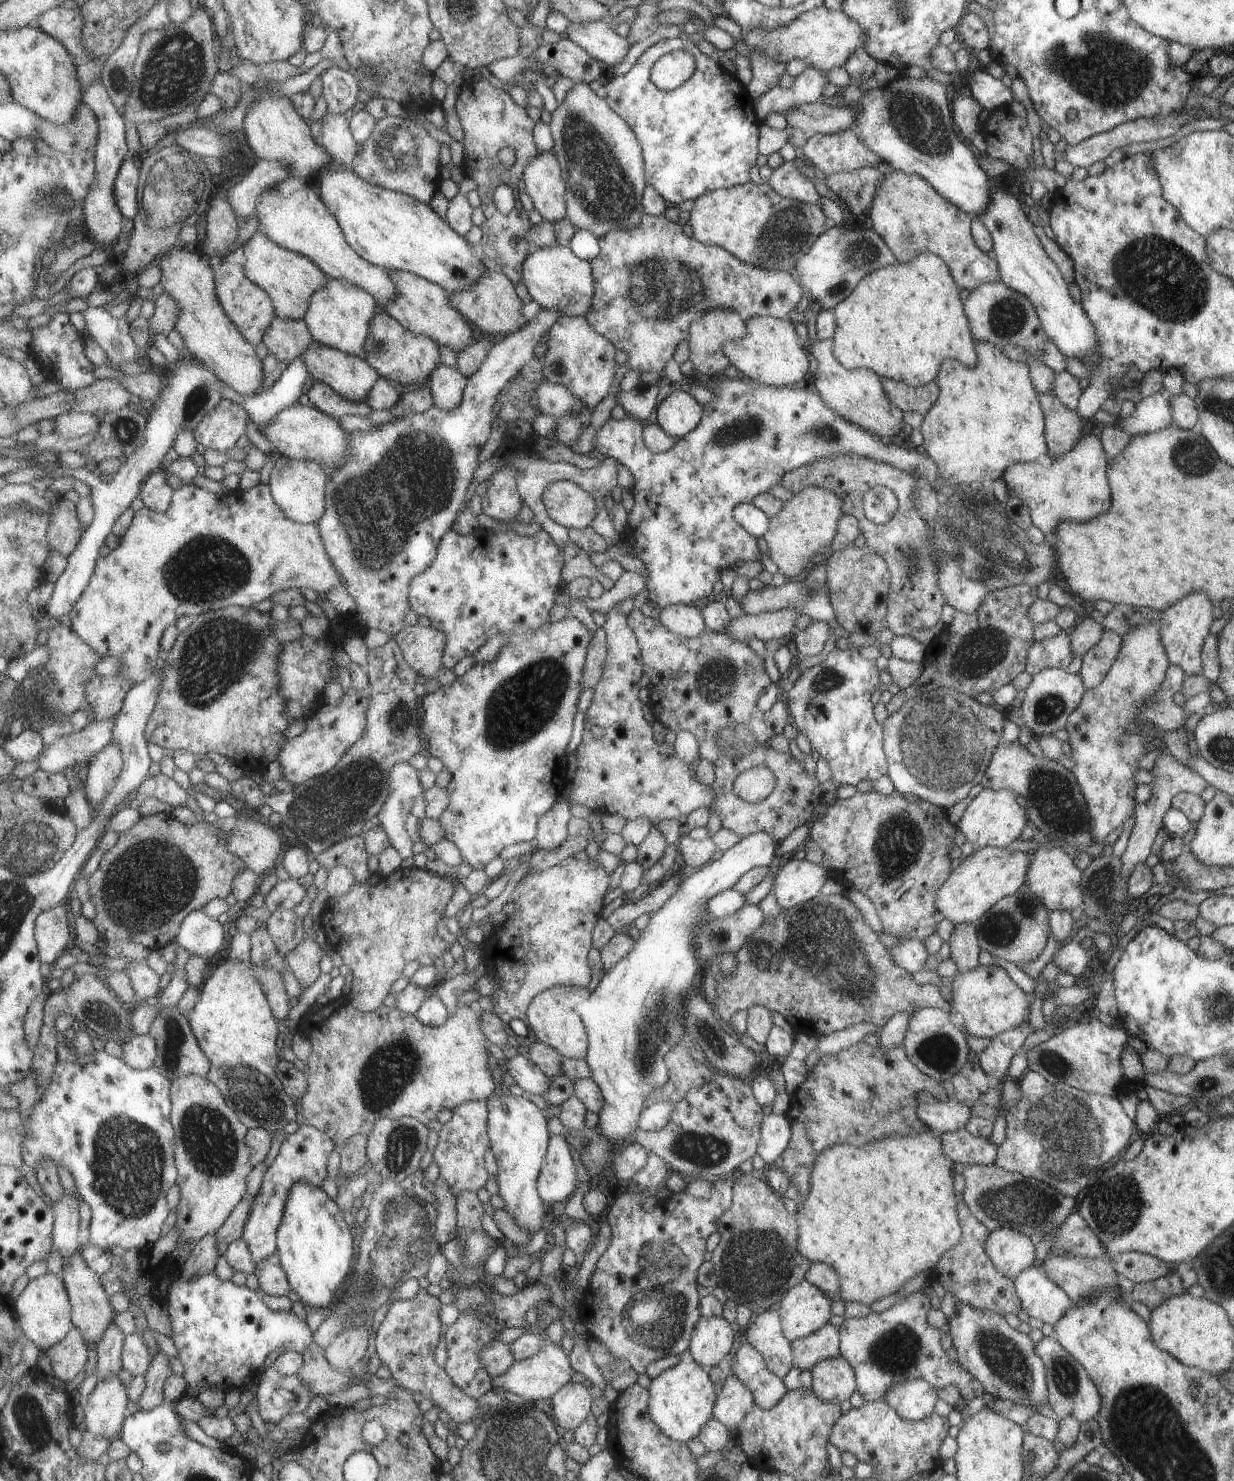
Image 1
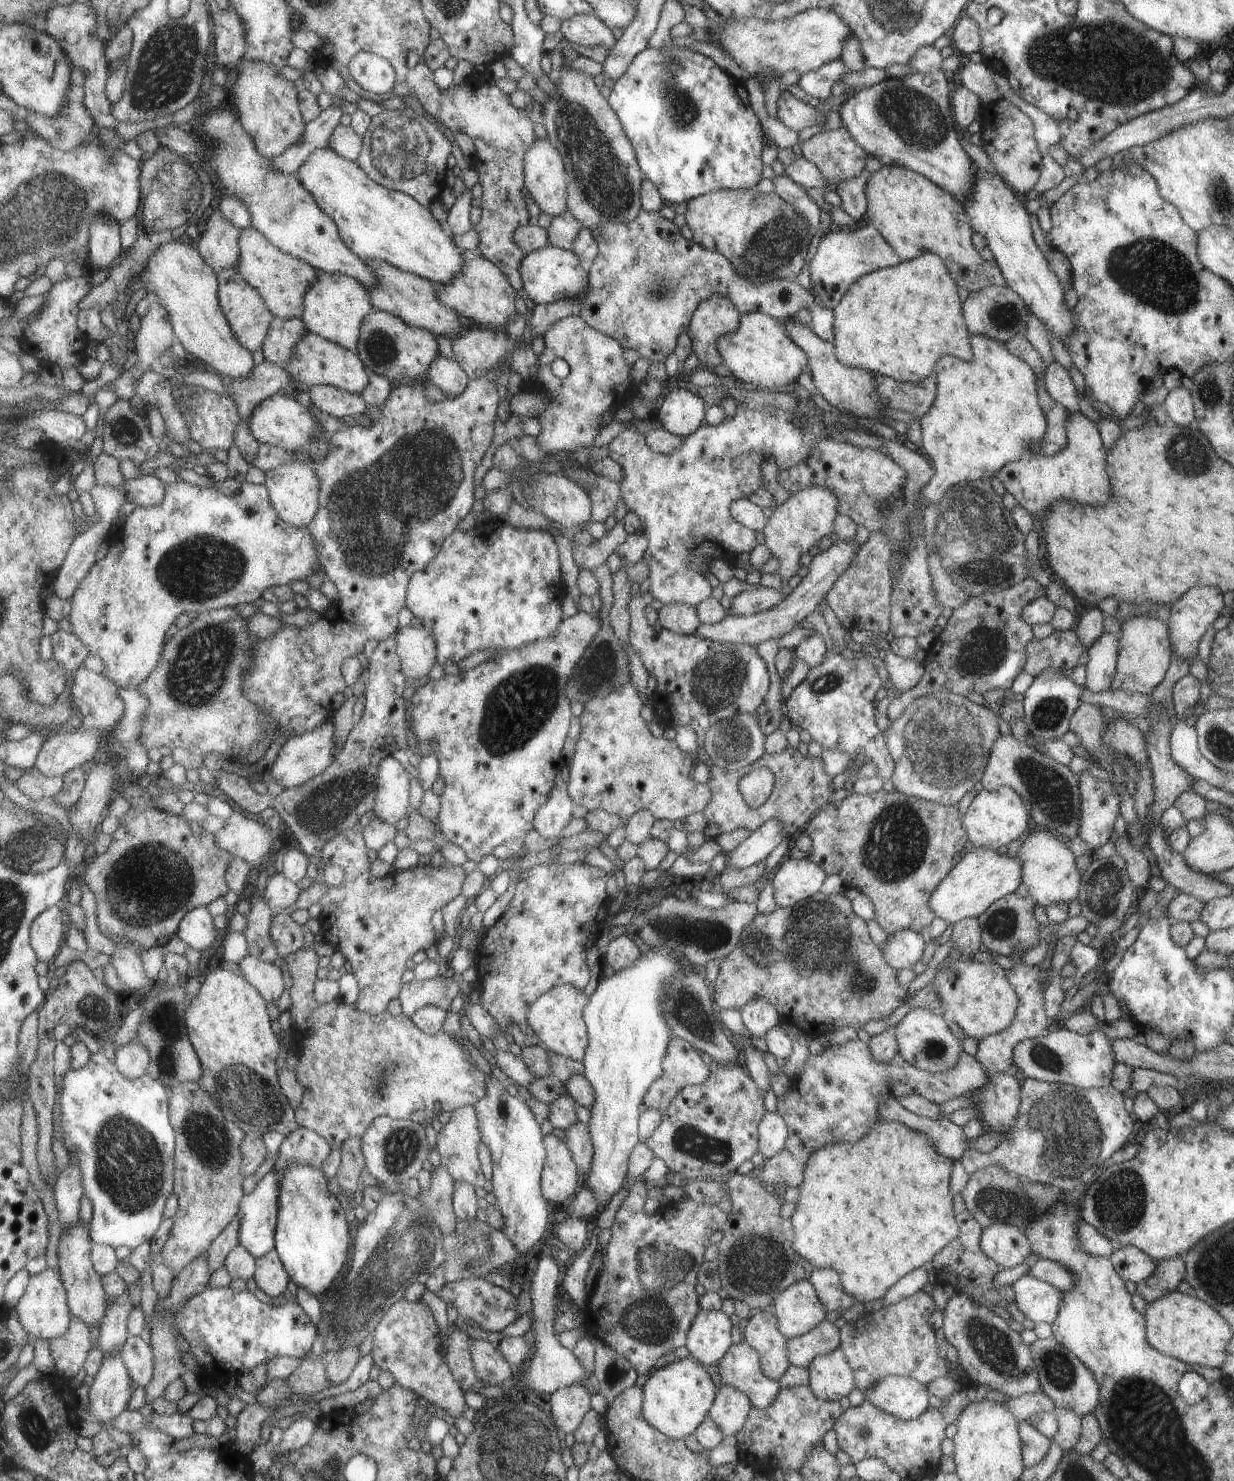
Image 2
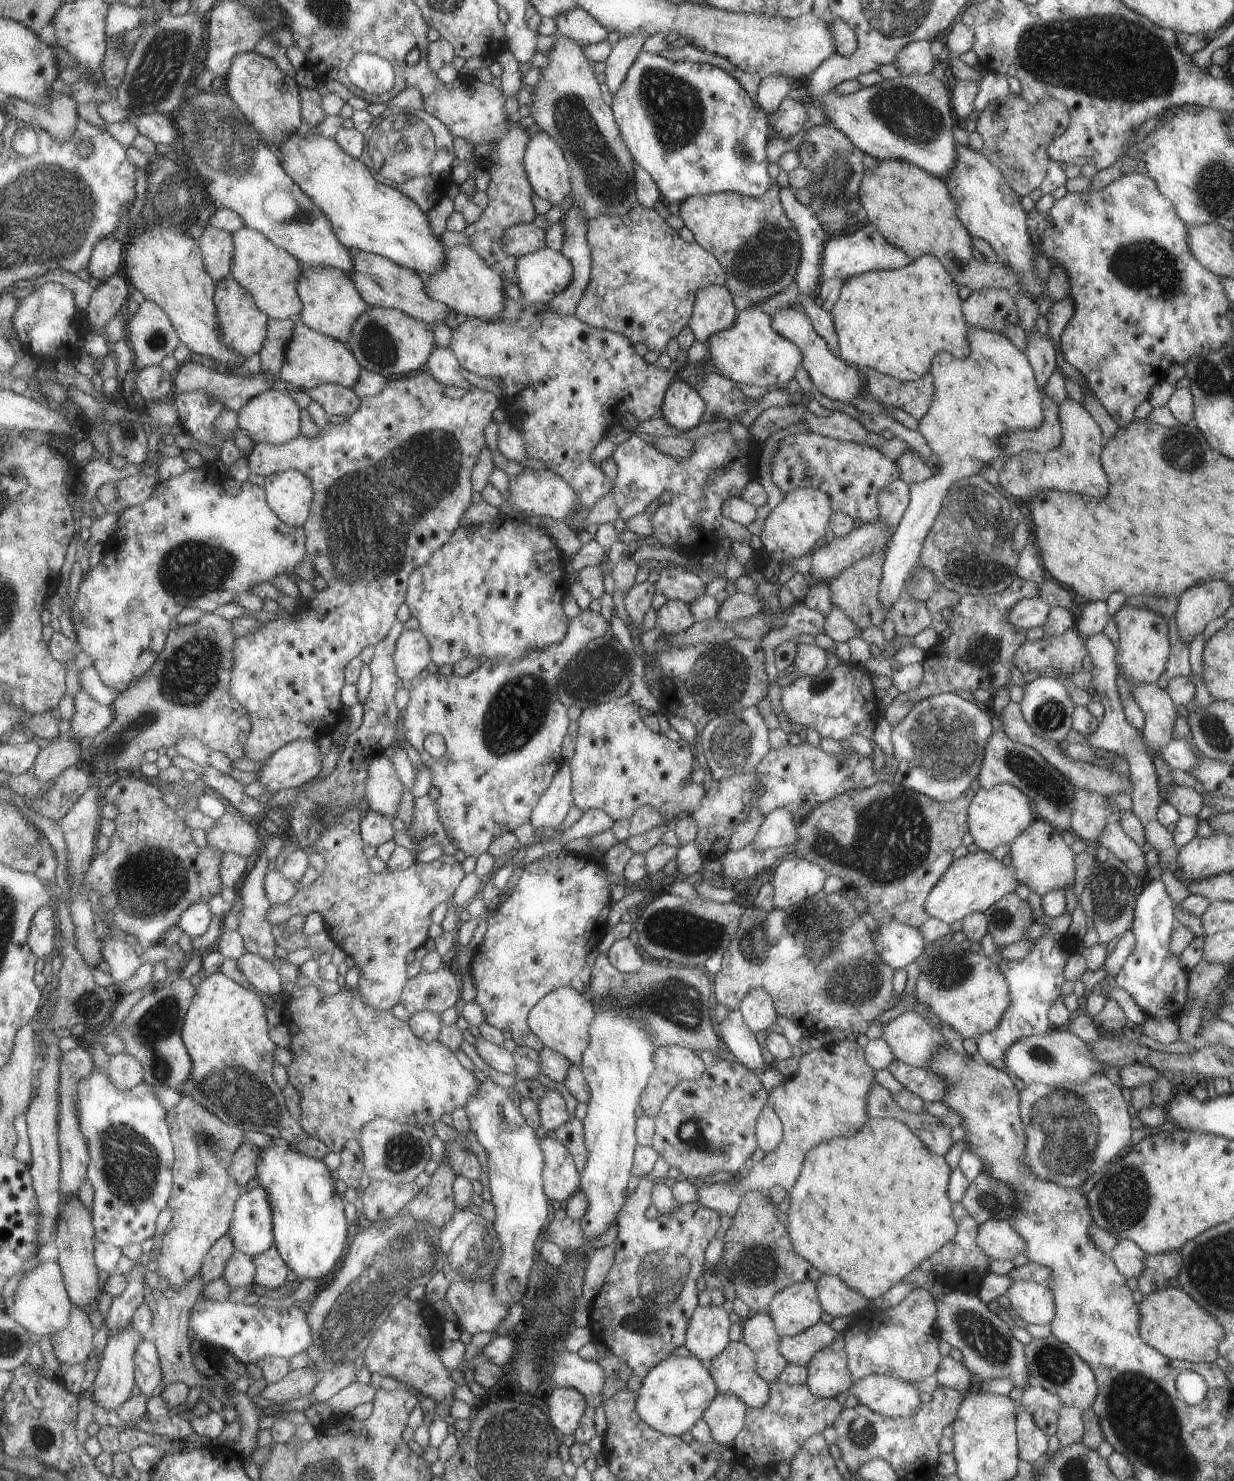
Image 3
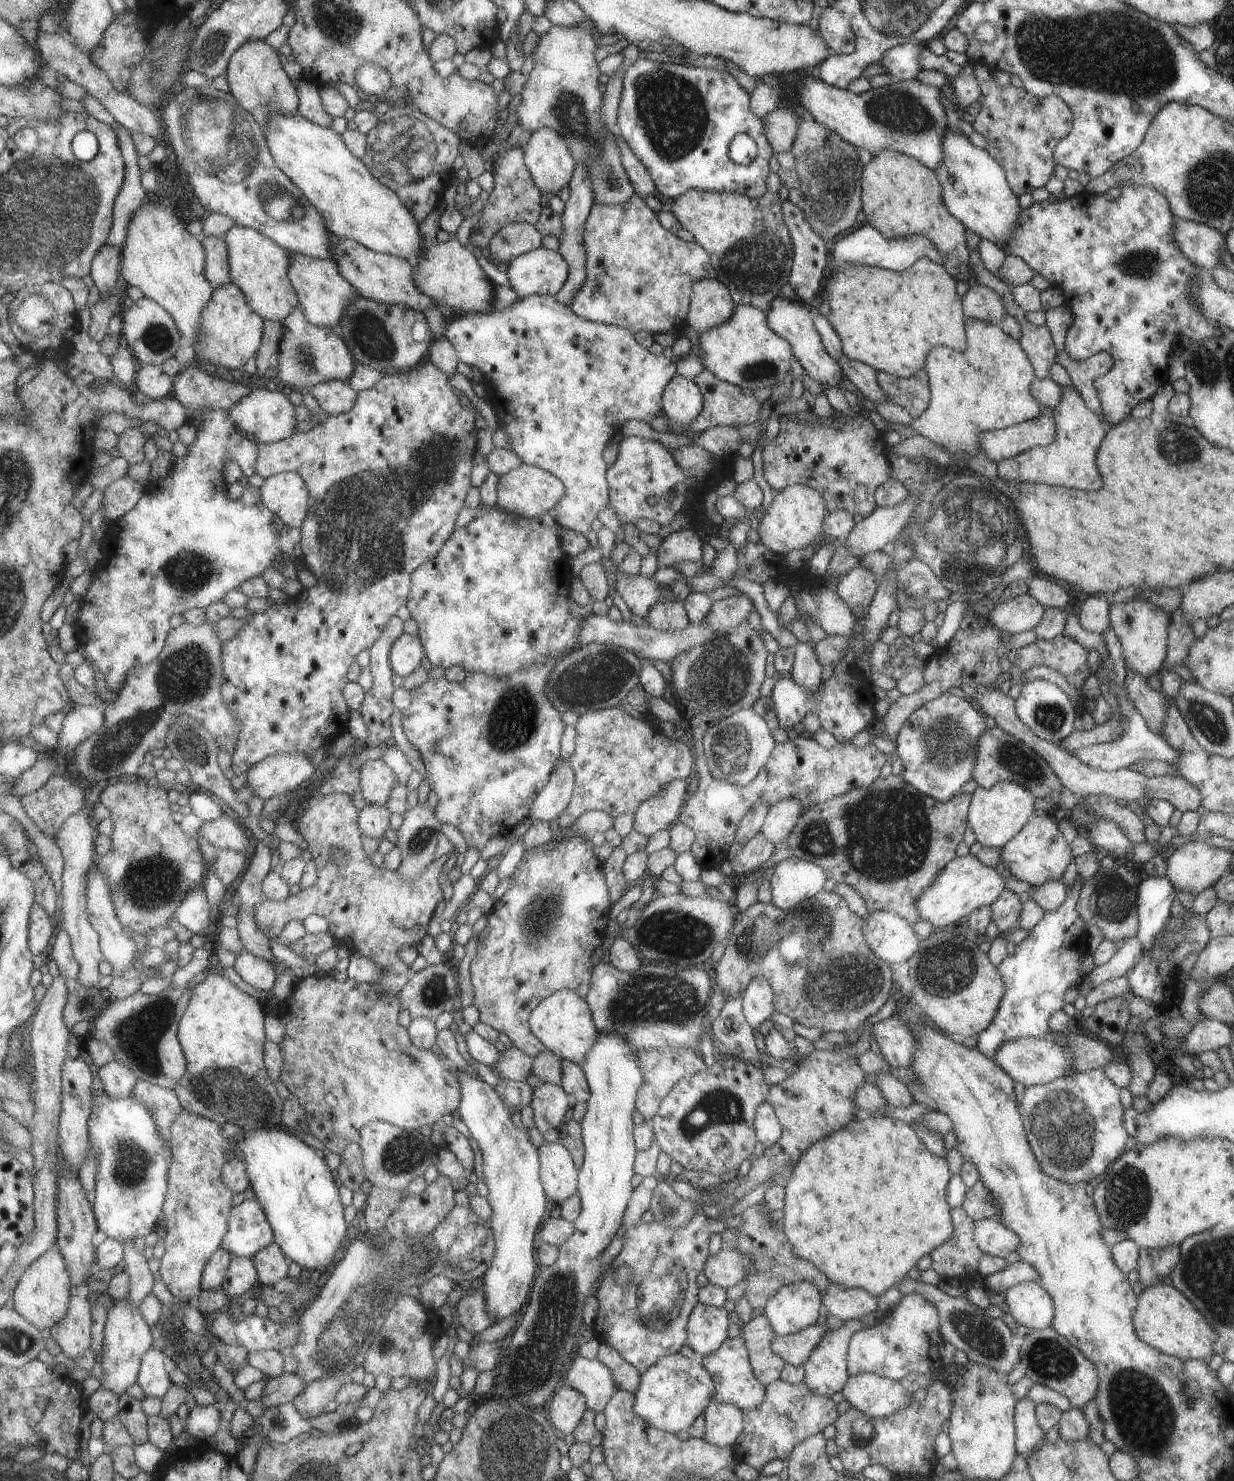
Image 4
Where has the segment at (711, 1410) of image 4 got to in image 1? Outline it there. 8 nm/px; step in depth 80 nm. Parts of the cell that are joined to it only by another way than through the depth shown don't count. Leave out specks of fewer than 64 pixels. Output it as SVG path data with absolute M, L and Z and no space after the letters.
M726 1373L715 1406L712 1408L712 1418L731 1431L739 1426L753 1405L751 1391L739 1379Z

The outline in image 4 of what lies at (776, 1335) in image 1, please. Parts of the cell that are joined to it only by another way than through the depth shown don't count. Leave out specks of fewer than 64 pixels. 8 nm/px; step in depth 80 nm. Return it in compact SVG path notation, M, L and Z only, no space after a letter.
M755 1312L745 1326L739 1330L748 1347L748 1359L756 1379L764 1386L780 1378L780 1372L784 1368L784 1360L774 1353L771 1348L775 1338L772 1326L768 1318Z

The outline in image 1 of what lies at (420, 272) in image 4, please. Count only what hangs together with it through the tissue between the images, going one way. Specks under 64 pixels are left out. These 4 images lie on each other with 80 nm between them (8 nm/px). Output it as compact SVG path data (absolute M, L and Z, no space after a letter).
M488 263L489 268L476 280L474 285L458 293L452 293L450 303L463 313L463 316L475 324L483 335L503 338L516 333L528 325L527 318L521 314L523 300L517 294L514 282L497 266Z

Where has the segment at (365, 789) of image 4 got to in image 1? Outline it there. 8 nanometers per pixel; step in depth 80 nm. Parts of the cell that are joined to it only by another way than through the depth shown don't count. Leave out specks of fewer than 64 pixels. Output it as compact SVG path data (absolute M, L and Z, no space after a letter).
M399 761L392 766L390 784L392 792L380 810L380 822L401 856L409 858L413 854L413 840L405 822L411 814L415 798L424 797L426 789L419 780L419 769L415 770L407 761Z

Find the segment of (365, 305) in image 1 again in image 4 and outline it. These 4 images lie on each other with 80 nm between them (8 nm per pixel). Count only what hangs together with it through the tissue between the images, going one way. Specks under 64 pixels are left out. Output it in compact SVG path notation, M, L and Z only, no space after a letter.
M299 253L290 256L290 279L300 298L299 306L305 316L319 326L337 328L344 319L344 312L354 303L360 292L342 274L336 259L314 259Z

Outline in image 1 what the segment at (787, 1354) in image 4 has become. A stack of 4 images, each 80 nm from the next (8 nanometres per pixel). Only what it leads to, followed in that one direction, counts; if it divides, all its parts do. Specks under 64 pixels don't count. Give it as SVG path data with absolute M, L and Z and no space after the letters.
M826 1322L807 1336L790 1342L792 1345L792 1364L804 1371L818 1361L833 1358L840 1354L839 1328Z

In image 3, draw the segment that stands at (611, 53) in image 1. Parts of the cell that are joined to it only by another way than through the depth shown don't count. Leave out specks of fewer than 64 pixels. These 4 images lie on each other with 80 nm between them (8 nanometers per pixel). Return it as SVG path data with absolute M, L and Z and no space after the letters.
M581 7L558 14L554 19L561 34L587 46L603 42L609 36L607 28Z

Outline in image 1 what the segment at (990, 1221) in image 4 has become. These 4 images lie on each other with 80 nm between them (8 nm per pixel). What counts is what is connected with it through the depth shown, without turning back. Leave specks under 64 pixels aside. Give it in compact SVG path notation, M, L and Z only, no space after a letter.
M1004 1226L988 1231L984 1251L997 1272L1012 1280L1035 1259L1033 1245L1028 1236Z

